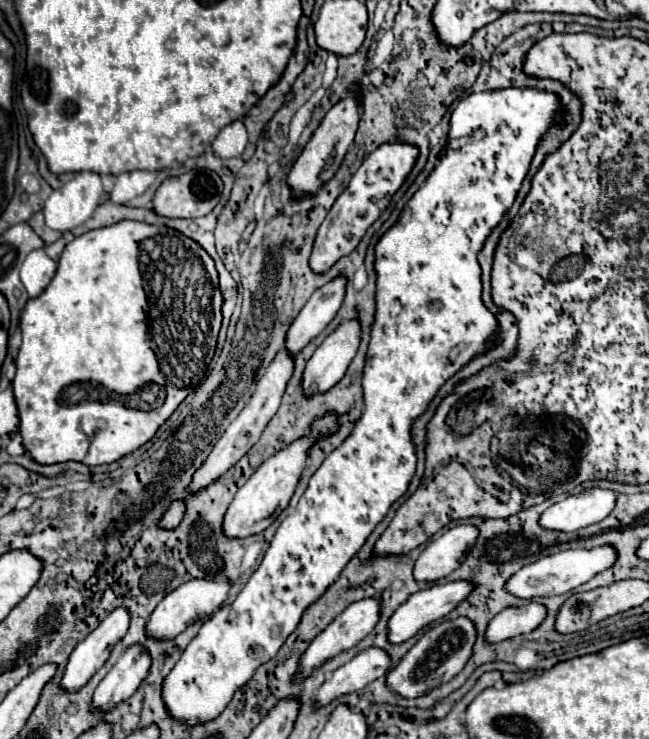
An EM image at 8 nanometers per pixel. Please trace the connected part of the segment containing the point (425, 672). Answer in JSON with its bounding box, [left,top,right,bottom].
[387,617,475,699]

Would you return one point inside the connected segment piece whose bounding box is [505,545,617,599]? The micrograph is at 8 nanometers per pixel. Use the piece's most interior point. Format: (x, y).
(557, 574)

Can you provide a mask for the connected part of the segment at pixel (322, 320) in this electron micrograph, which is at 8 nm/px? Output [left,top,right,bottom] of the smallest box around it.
[285,277,345,355]

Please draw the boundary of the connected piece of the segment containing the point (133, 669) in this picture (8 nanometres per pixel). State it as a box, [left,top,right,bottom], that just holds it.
[91,645,151,711]

